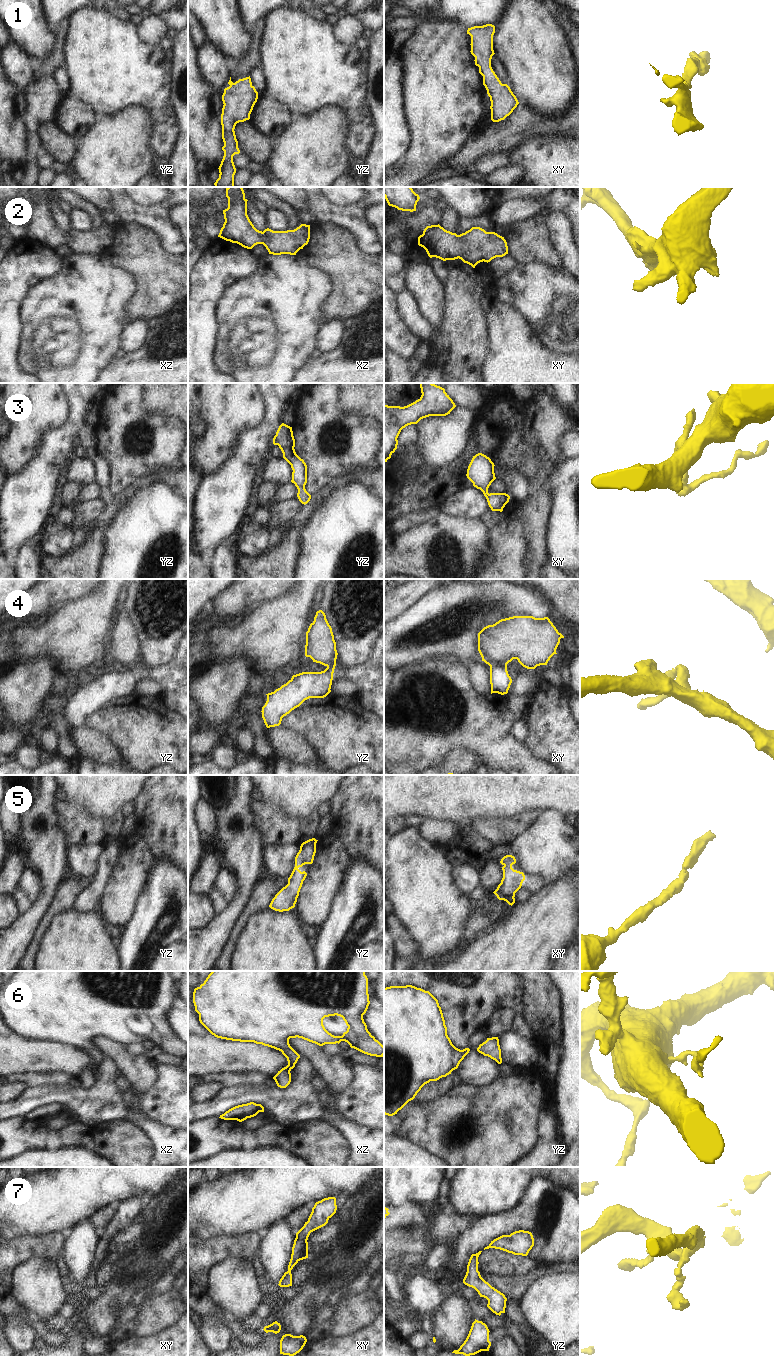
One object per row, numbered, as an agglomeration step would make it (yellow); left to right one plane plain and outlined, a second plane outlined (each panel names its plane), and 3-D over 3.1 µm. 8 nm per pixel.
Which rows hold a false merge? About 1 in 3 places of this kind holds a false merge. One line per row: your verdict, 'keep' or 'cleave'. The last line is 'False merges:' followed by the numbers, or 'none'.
1: keep
2: keep
3: keep
4: cleave
5: keep
6: keep
7: keep
False merges: 4

